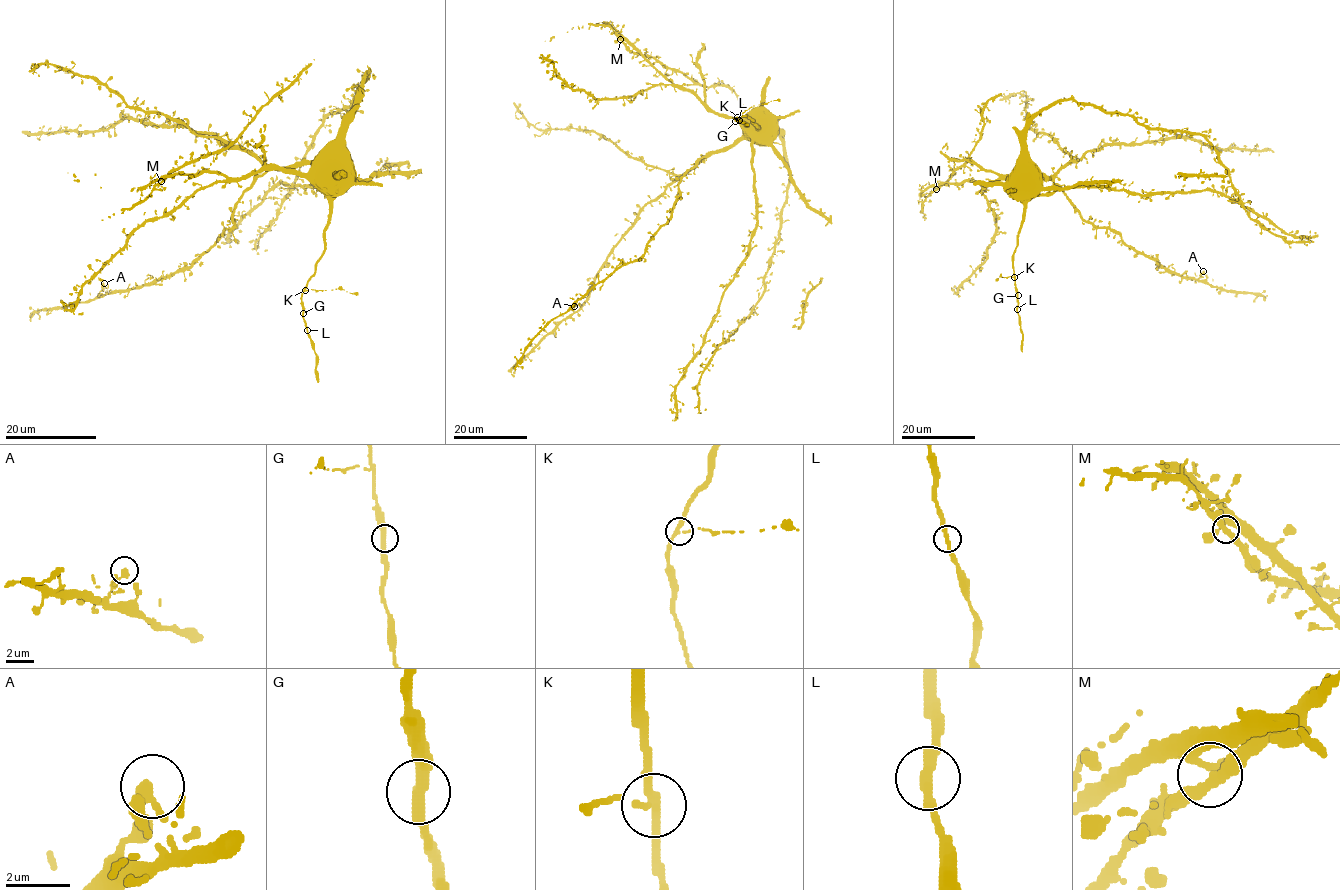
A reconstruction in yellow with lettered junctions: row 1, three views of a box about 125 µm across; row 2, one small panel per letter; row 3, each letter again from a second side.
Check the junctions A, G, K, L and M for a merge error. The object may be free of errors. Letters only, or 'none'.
K

